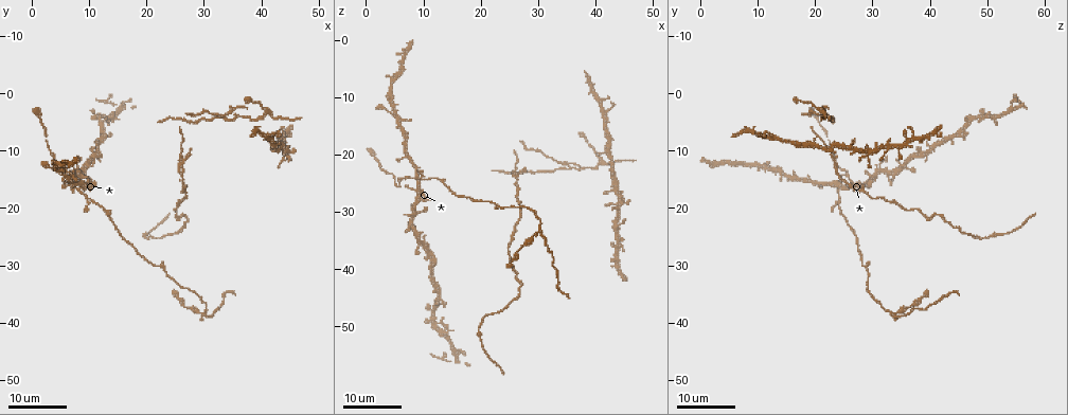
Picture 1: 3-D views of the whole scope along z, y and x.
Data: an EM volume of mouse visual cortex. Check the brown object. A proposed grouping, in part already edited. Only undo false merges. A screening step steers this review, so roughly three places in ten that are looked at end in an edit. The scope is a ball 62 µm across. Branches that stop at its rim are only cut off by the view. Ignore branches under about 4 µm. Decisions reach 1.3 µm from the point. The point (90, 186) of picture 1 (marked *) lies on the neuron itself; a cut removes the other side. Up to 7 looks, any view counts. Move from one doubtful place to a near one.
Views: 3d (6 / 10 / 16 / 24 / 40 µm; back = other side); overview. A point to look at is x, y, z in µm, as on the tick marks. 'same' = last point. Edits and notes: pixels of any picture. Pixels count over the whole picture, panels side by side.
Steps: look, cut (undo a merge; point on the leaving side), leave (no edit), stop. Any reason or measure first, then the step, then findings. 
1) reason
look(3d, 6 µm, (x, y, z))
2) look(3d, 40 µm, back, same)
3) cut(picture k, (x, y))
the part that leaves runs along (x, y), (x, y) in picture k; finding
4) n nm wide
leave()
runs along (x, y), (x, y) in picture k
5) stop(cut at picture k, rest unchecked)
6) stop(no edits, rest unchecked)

side arm on a straight run
look(3d, 16 µm, (42.0, 9.0, 19.0))

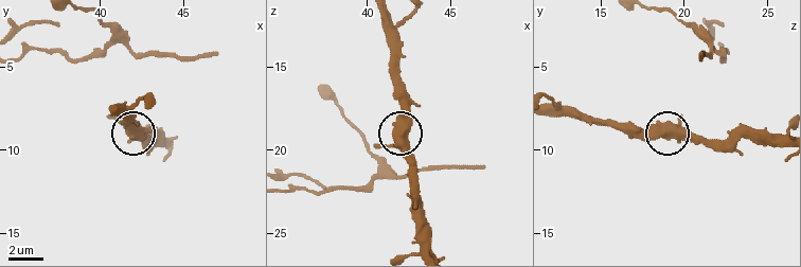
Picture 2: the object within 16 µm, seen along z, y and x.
zoom in
look(3d, 6 µm, (42.2, 9.0, 19.3))

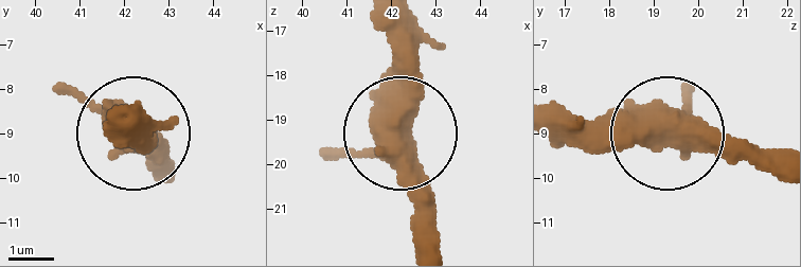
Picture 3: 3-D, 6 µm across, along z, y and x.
look(3d, 6 µm, back, (42.30, 9.00, 19.20))

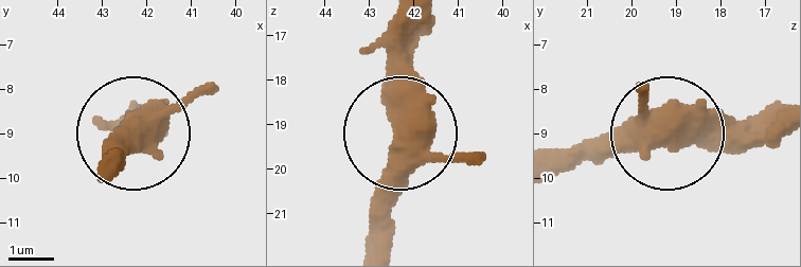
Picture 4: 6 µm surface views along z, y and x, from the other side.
490 nm wide
leave()
one neuron here

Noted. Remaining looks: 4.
look(3d, 24 µm, (42.0, 4.5, 21.0))

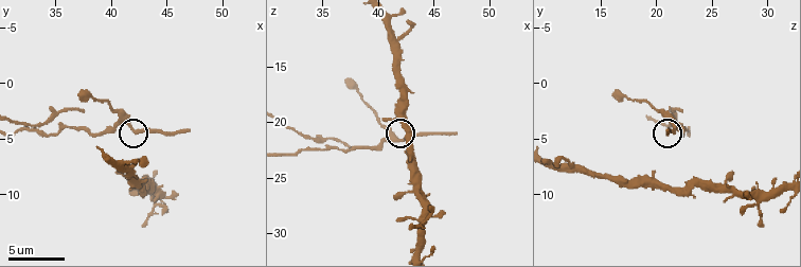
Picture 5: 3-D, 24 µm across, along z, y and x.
closer look
look(3d, 10 µm, (42.4, 4.4, 21.8))

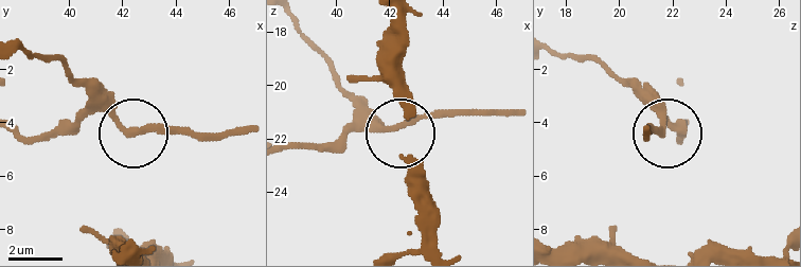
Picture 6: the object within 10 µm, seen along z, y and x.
leave()
runs along (289, 148), (331, 145), (358, 131), (392, 131), (459, 113) in picture 6; all the same neuron

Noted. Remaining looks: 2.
calibre changes
look(3d, 24 µm, (27.0, 17.5, 28.5))

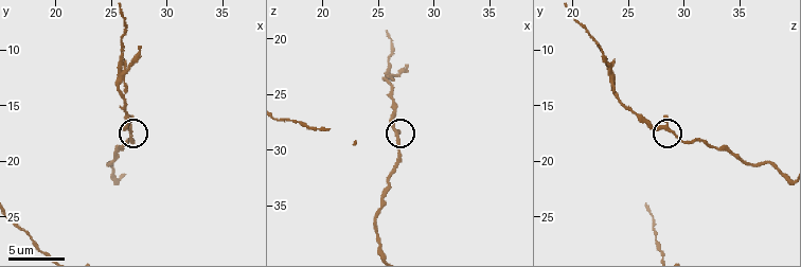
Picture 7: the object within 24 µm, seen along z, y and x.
look(3d, 10 µm, (26.6, 17.2, 28.6))

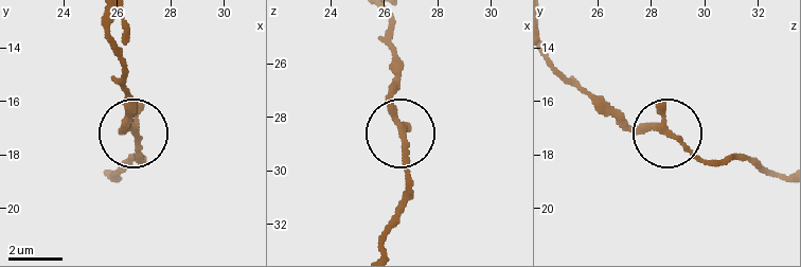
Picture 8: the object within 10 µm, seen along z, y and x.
190 nm wide
leave()
continuous, no second neuron

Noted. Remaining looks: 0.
stop(no edits, rest unchecked)

